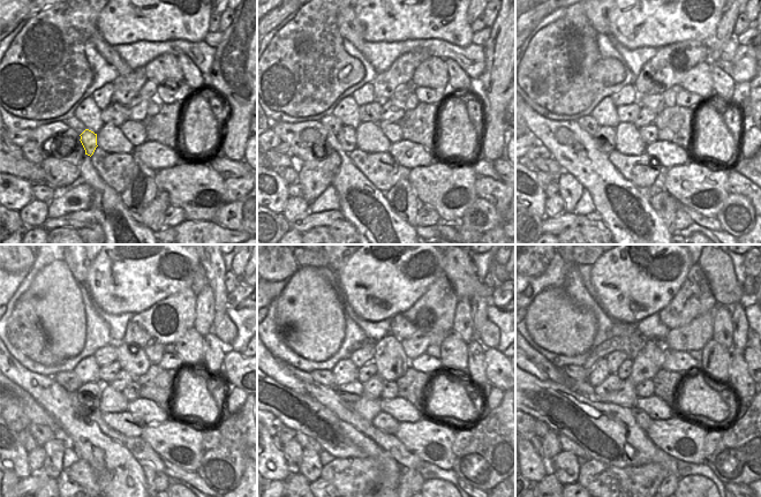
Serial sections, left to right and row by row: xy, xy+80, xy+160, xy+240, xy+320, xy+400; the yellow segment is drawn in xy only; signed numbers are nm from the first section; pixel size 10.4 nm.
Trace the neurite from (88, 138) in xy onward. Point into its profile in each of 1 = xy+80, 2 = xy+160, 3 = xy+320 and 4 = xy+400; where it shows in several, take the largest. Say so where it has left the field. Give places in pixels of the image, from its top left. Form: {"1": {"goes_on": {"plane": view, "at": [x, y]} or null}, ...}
{"1": {"goes_on": {"plane": "xy+80", "at": [346, 137]}}, "2": {"goes_on": {"plane": "xy+160", "at": [604, 137]}}, "3": {"goes_on": {"plane": "xy+320", "at": [353, 391]}}, "4": {"goes_on": {"plane": "xy+400", "at": [612, 382]}}}

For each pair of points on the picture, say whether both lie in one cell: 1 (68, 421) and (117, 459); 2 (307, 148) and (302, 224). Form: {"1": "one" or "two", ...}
{"1": "one", "2": "two"}

